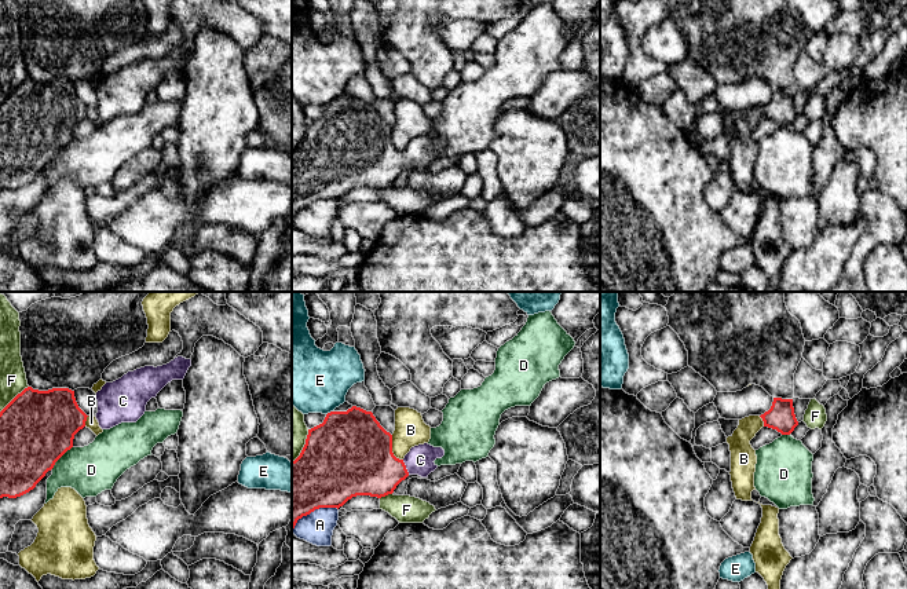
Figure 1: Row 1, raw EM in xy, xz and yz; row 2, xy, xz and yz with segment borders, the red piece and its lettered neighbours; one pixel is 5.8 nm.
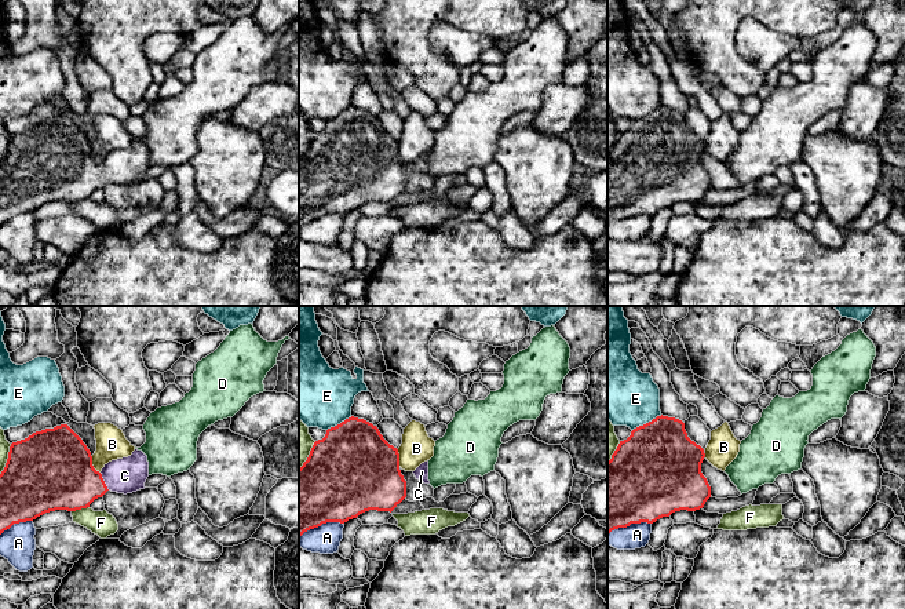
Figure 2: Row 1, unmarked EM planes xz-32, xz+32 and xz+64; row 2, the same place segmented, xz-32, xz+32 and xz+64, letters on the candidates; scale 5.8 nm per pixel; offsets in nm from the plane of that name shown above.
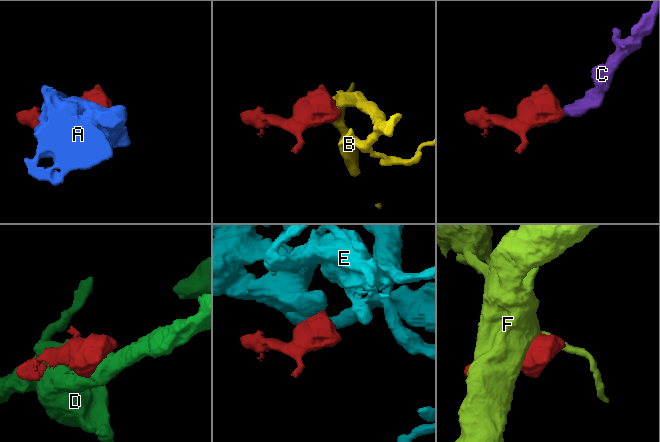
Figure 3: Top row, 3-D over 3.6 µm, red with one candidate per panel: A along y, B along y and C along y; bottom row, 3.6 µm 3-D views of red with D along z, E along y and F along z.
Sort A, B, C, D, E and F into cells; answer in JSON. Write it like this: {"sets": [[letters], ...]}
{"sets": [["A"], ["B"], ["C"], ["D"], ["E"], ["F"]]}

